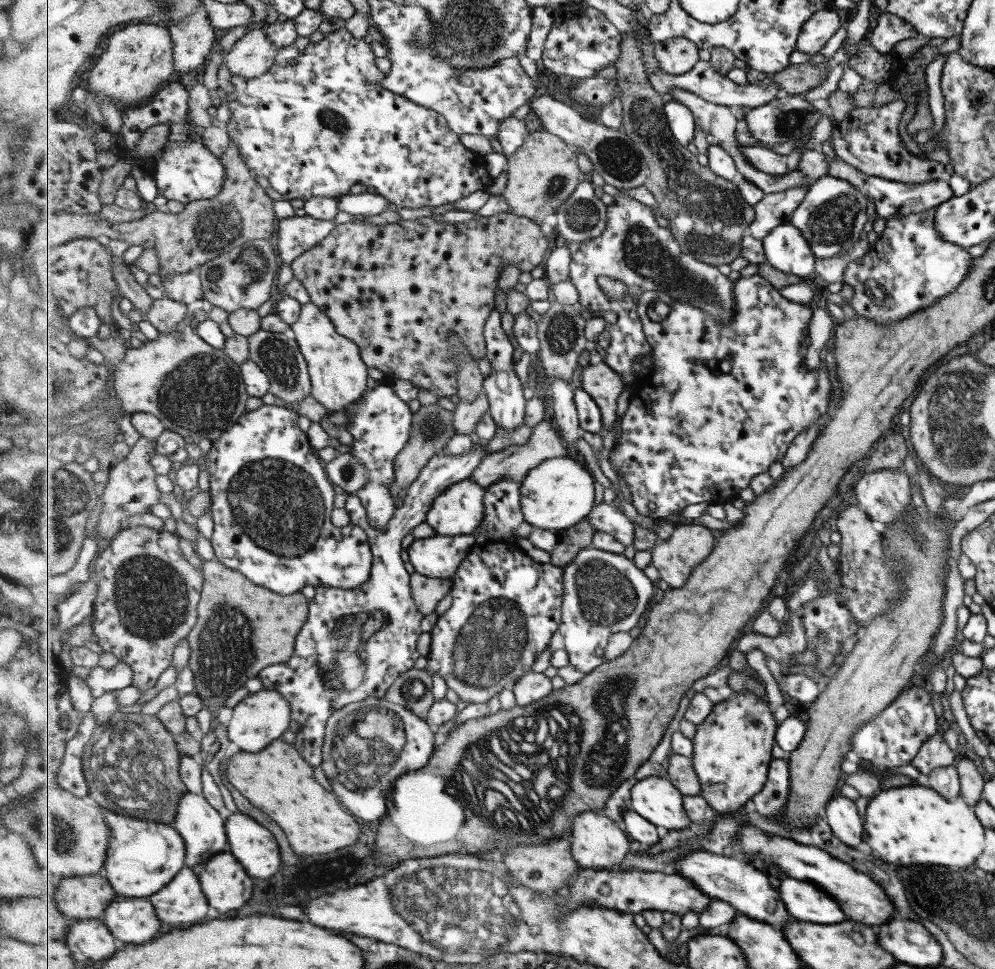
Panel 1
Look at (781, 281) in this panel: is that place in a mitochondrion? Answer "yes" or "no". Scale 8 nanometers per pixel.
no

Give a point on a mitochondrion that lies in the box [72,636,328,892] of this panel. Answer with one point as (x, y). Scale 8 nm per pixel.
(135, 759)

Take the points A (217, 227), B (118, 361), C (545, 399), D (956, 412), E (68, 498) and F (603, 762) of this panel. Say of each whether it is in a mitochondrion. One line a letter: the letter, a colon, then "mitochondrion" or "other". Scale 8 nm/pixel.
A: mitochondrion
B: other
C: other
D: mitochondrion
E: mitochondrion
F: mitochondrion

